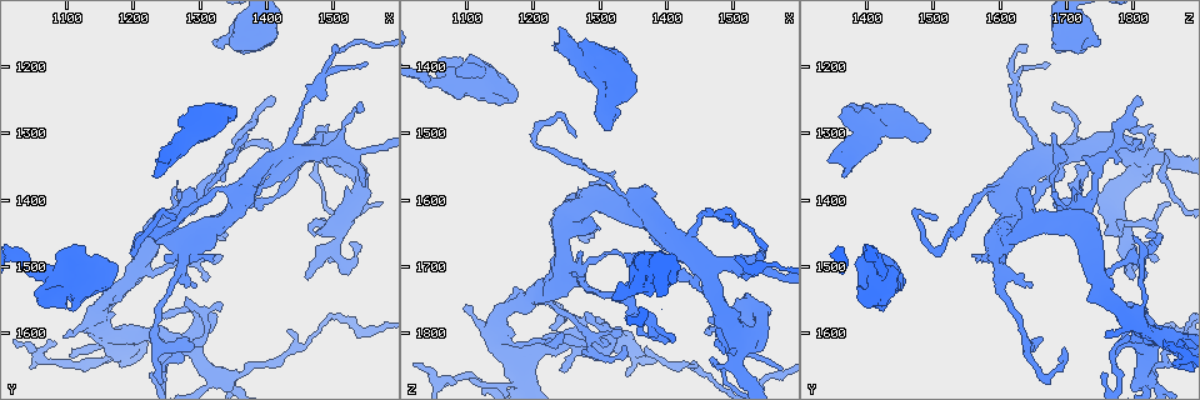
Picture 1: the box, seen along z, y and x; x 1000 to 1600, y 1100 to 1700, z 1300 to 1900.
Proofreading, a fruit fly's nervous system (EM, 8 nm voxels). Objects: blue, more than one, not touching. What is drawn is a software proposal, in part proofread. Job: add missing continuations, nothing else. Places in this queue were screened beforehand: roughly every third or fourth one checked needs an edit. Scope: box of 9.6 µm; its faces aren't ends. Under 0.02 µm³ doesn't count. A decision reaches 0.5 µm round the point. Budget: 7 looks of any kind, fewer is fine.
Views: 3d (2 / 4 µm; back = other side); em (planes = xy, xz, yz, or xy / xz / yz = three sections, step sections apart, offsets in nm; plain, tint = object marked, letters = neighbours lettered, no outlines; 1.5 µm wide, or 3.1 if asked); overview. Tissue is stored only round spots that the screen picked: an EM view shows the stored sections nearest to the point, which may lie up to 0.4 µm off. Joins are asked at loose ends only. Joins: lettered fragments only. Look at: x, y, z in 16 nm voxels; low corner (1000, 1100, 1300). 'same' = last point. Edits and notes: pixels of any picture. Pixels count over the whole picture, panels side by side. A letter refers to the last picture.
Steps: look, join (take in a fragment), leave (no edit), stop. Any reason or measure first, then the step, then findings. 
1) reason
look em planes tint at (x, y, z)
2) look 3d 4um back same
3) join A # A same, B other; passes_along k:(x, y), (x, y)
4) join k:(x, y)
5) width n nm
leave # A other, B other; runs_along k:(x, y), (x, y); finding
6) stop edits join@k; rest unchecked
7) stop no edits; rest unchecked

an open end
look 3d 4um at (1240, 1615, 1775)

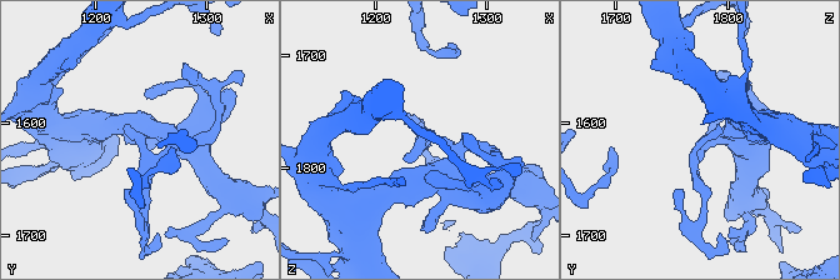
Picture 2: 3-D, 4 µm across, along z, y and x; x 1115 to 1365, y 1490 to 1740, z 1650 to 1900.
look em xy step 4 tint at (1234, 1618, 1776)

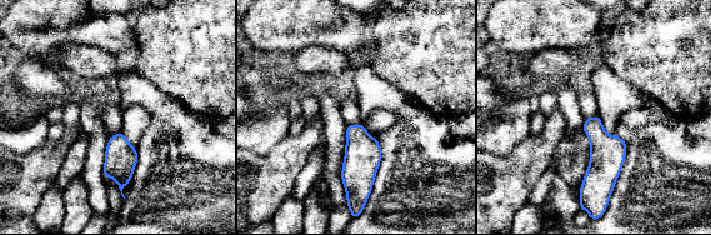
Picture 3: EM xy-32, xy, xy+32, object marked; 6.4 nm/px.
cut it another way
look em planes letters same

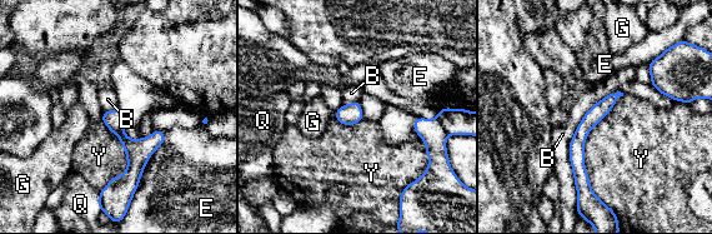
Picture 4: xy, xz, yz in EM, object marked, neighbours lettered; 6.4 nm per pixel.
longest_contact B 750 nm
leave # B other, E other, G other, Q other, Y other; border 4:(623, 95), (585, 142), (598, 199); none of them fits

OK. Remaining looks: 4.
an open end
look em planes letters at (1290, 1625, 1650)

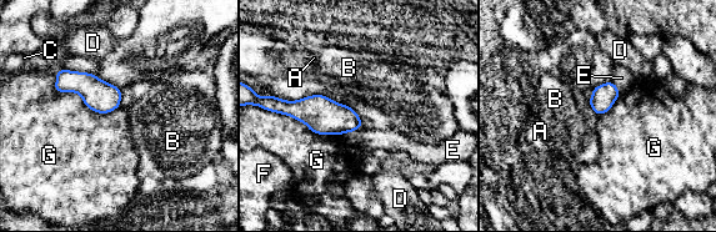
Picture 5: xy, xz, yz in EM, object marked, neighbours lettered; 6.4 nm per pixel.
longest_contact G 480 nm
leave # A other, B other, C other, D other, E other, F other, G other; none of them fits

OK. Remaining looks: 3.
branch stops here
look em xy step 4 letters at (1320, 1160, 1745)

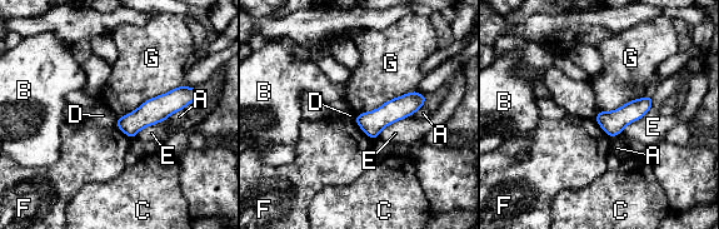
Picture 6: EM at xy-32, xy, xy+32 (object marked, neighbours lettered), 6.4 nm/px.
another direction
look em planes letters same

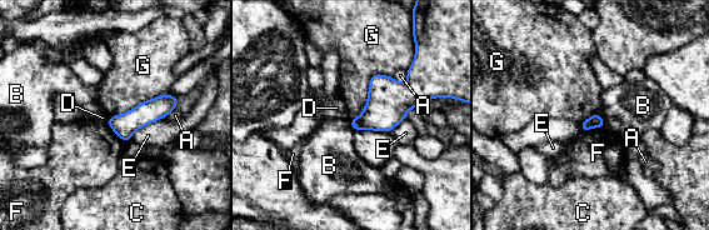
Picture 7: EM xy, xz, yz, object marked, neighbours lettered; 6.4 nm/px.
longest_contact G 400 nm
leave # A other, B other, C other, D other, E other, F other, G other; runs_along 7:(174, 100), (130, 121), (110, 121); none of them fits

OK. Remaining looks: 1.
stop no edits; rest unchecked

